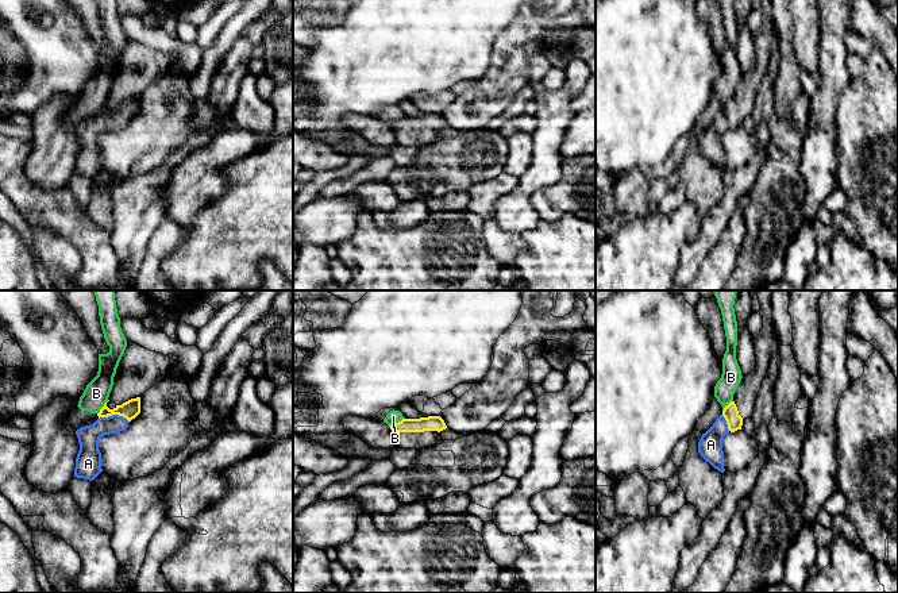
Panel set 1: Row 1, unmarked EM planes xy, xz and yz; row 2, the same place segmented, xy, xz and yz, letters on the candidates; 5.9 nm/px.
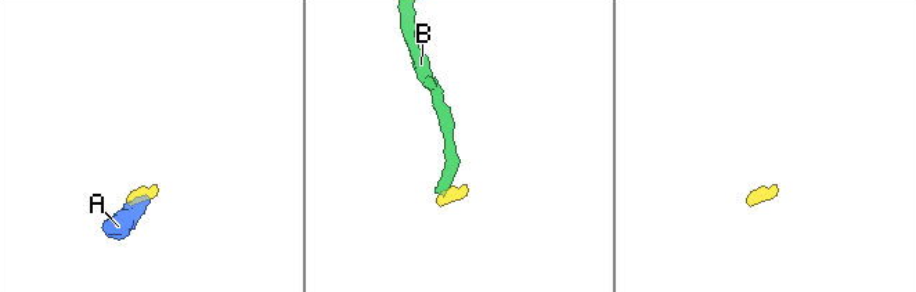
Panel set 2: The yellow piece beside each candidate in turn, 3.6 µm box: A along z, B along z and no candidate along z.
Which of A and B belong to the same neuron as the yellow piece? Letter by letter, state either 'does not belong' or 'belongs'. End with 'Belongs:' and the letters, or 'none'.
A: belongs
B: does not belong
Belongs: A

